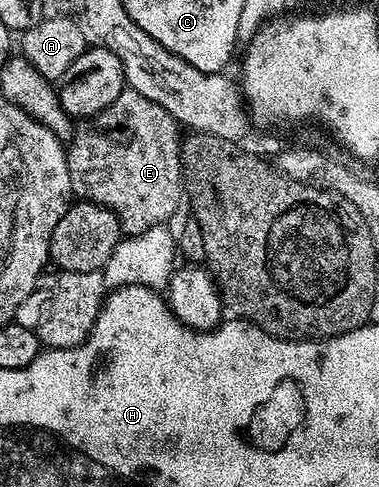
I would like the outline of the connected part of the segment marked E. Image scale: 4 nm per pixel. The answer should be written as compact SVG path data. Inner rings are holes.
M125 87L118 98L99 116L91 121L92 128L77 127L67 145L68 169L73 193L81 201L100 204L116 213L120 231L125 237L137 236L159 224L167 225L168 219L182 204L182 169L180 145L182 128L162 106L144 98L131 87Z

